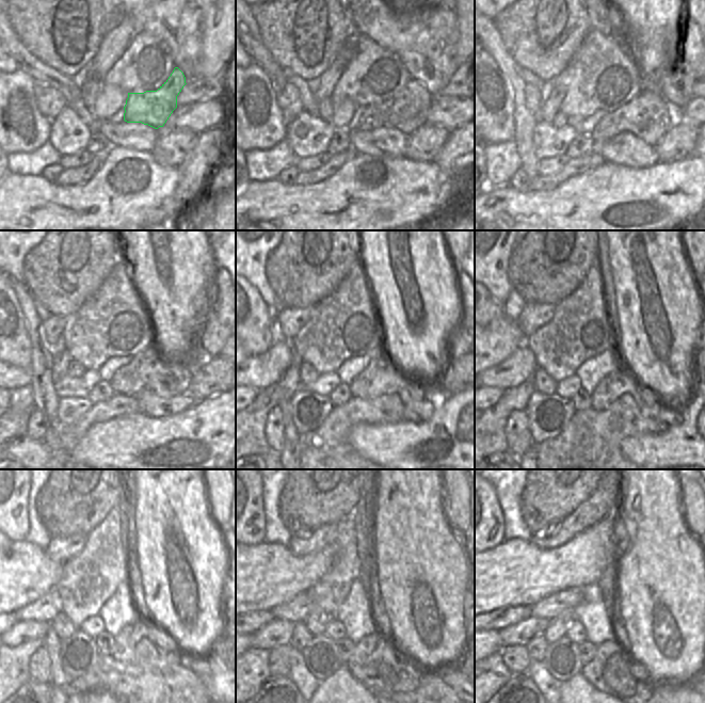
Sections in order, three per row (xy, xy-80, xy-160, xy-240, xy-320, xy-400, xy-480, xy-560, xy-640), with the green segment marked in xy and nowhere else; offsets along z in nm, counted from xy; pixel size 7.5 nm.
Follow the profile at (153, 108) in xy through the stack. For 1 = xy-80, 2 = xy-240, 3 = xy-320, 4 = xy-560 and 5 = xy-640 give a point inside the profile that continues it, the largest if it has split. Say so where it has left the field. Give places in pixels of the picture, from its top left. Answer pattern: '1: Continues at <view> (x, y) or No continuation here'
1: Continues at xy-80 (405, 112)
2: Continues at xy-240 (166, 374)
3: Continues at xy-320 (382, 377)
4: Continues at xy-560 (371, 662)
5: Continues at xy-640 (611, 671)

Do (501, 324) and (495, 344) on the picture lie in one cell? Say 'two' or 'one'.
one

